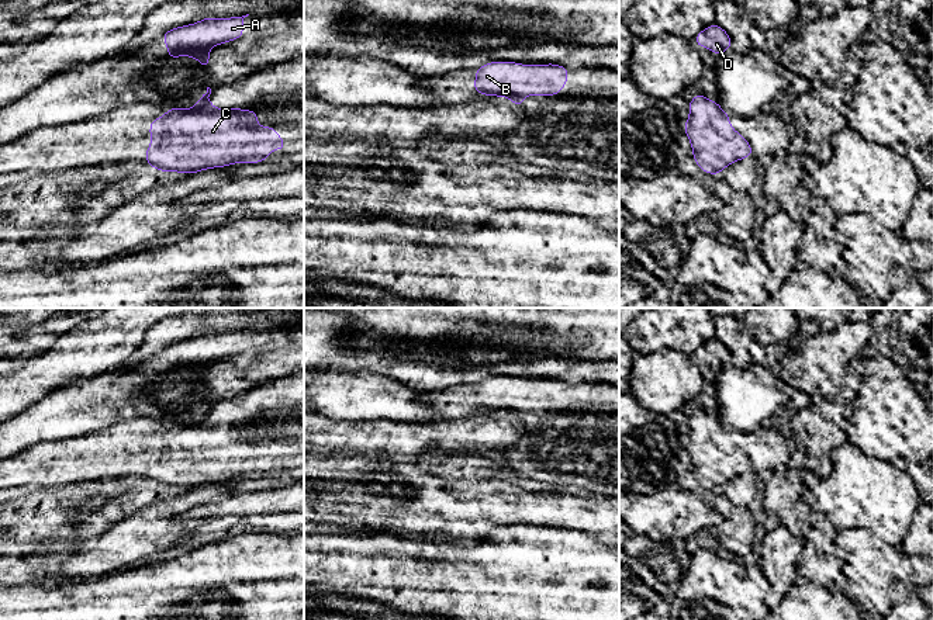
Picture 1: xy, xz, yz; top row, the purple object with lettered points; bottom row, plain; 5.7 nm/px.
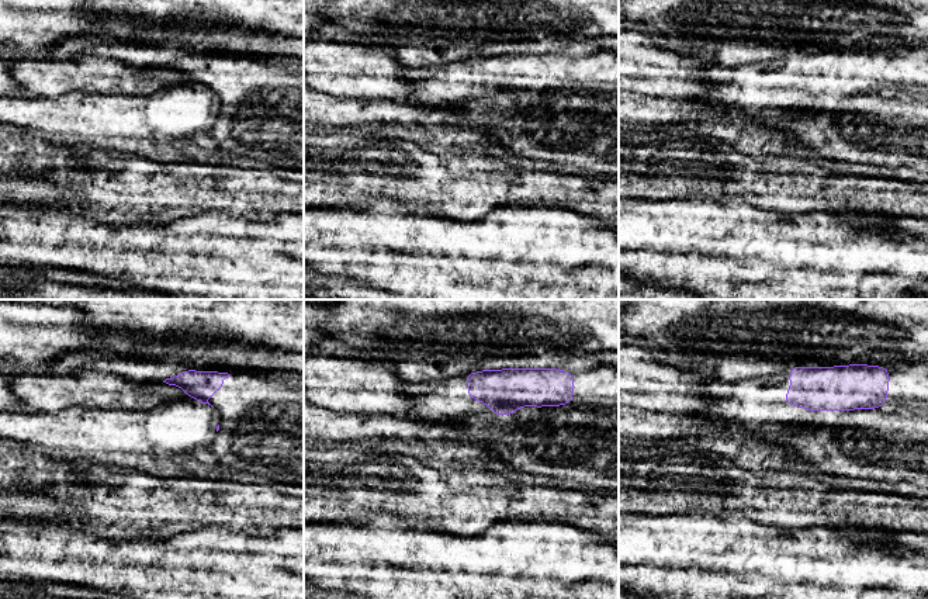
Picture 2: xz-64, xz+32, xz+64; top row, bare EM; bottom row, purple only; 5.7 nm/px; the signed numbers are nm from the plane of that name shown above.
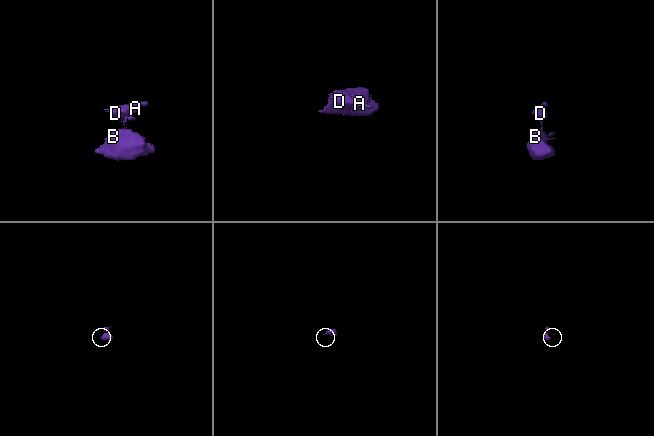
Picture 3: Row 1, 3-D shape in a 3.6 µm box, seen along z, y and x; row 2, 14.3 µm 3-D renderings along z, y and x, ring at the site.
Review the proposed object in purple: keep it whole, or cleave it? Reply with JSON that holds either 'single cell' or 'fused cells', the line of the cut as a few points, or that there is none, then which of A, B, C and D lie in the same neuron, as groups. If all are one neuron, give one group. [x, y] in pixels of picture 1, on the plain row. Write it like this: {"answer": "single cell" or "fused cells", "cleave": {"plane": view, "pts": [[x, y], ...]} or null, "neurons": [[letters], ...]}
{"answer": "fused cells", "cleave": {"plane": "xz", "pts": [[496, 409], [517, 409], [521, 414]]}, "neurons": [["A", "D"], ["B", "C"]]}

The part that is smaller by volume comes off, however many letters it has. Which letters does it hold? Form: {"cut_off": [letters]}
{"cut_off": ["A", "D"]}

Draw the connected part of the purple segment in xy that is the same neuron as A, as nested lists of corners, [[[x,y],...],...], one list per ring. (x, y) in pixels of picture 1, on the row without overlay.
[[[248,332],[210,333],[194,339],[169,344],[160,350],[166,357],[169,375],[187,370],[197,373],[204,384],[210,381],[210,364],[212,361],[243,353],[243,333]]]

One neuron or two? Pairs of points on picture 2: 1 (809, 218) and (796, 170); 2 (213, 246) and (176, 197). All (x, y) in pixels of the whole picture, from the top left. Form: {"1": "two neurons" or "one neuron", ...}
{"1": "two neurons", "2": "two neurons"}

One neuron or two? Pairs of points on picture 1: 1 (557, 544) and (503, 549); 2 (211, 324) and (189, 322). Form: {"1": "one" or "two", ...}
{"1": "one", "2": "two"}

